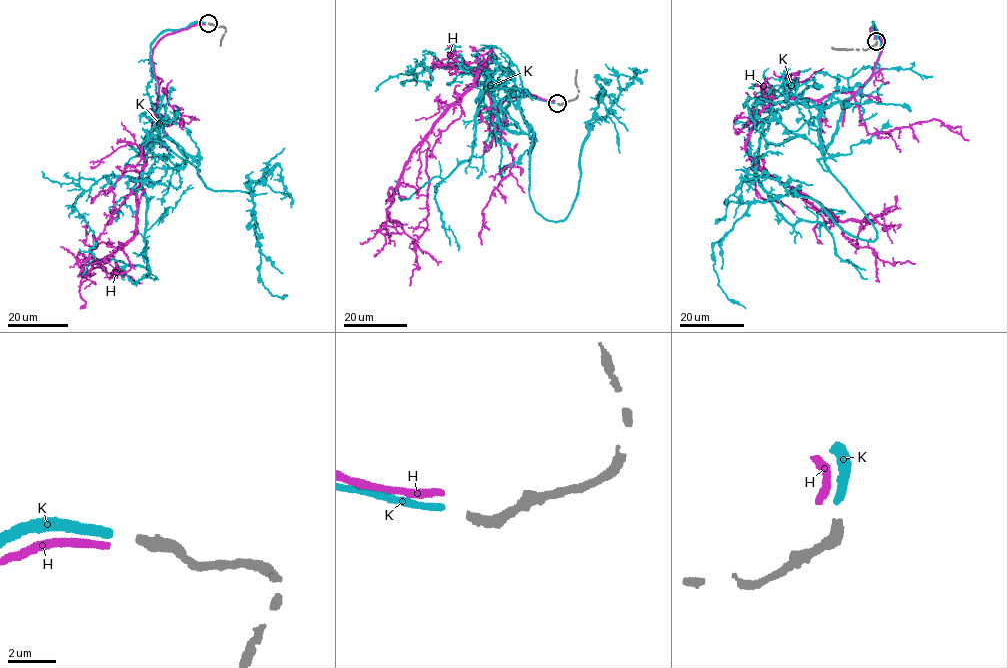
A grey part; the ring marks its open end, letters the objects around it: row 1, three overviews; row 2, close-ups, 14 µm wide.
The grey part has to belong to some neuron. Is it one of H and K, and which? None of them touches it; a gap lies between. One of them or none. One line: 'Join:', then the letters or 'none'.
Join: K

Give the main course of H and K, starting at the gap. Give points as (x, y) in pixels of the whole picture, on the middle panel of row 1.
H: (555, 101), (515, 97), (495, 115), (496, 129), (484, 64), (411, 153), (387, 210), (403, 230), (392, 233)
K: (555, 103), (513, 95), (490, 122), (530, 137), (544, 218), (576, 200), (604, 91), (619, 153)

